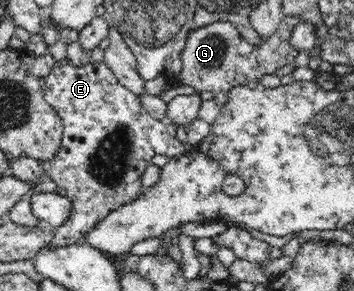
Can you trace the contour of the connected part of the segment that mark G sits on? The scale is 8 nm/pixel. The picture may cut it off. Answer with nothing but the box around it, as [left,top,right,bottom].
[178,16,301,109]

